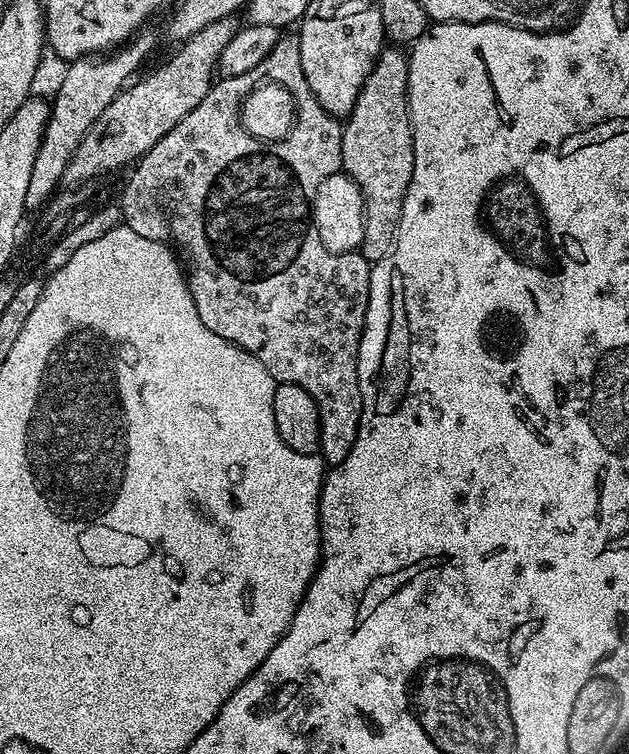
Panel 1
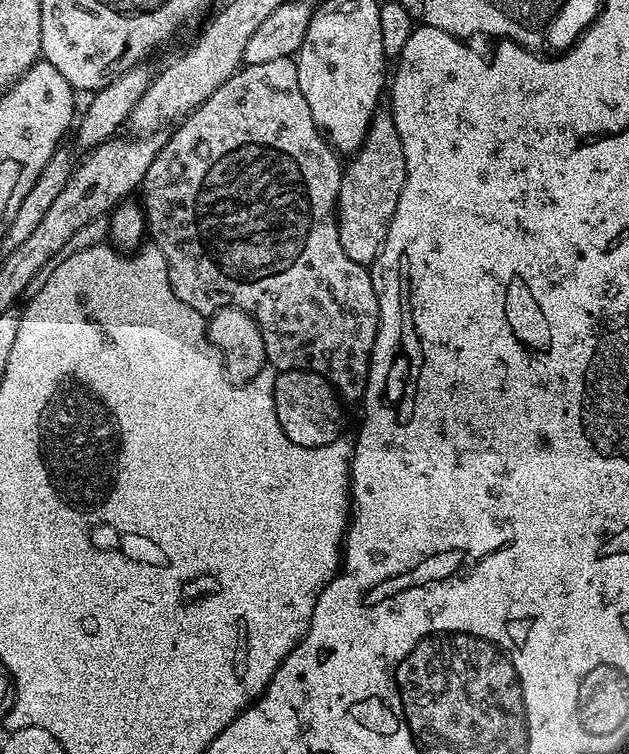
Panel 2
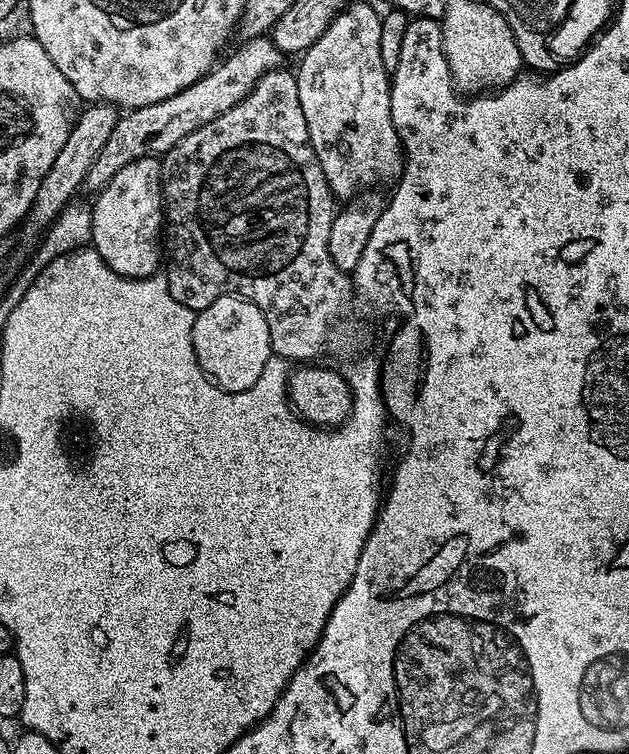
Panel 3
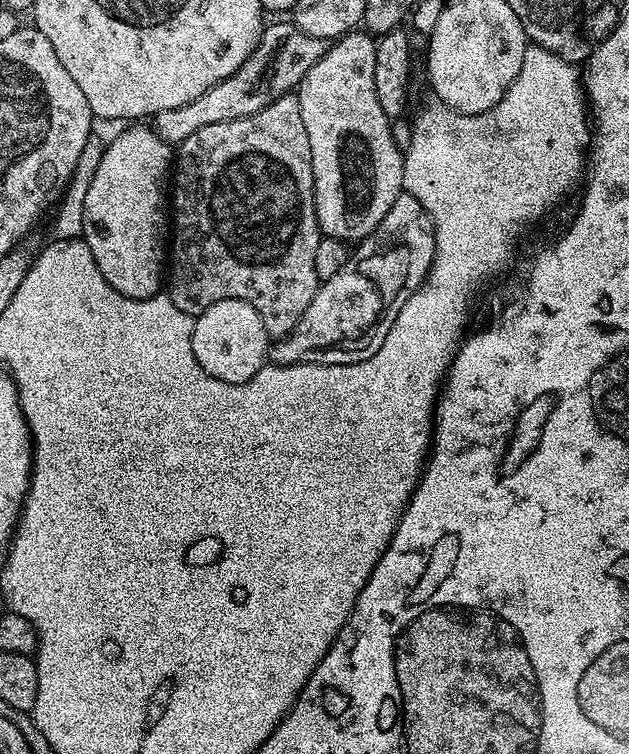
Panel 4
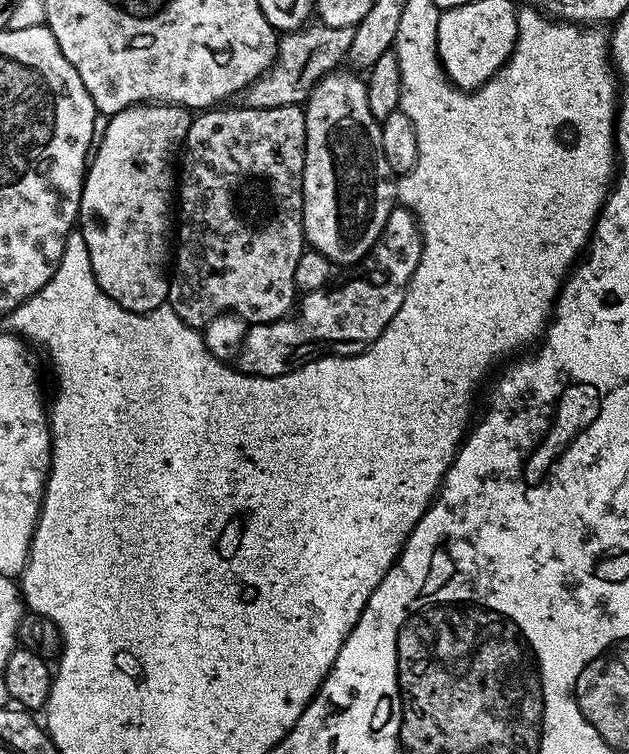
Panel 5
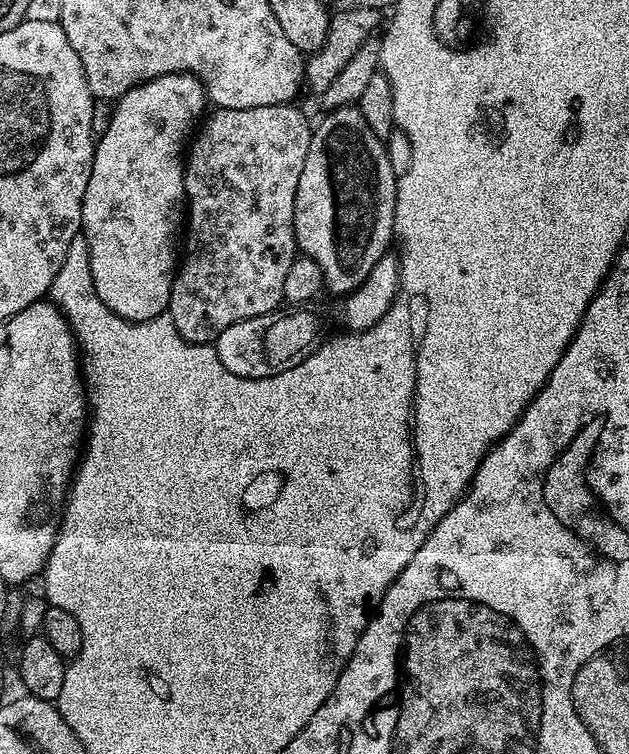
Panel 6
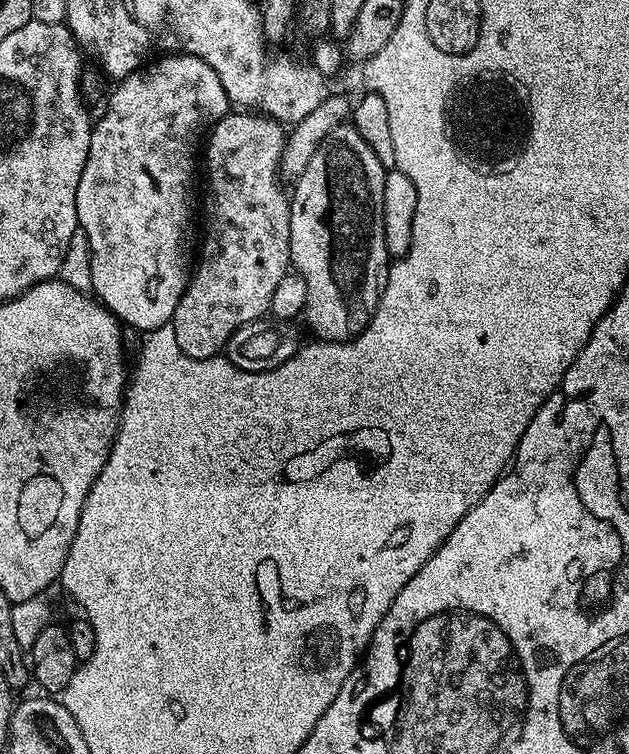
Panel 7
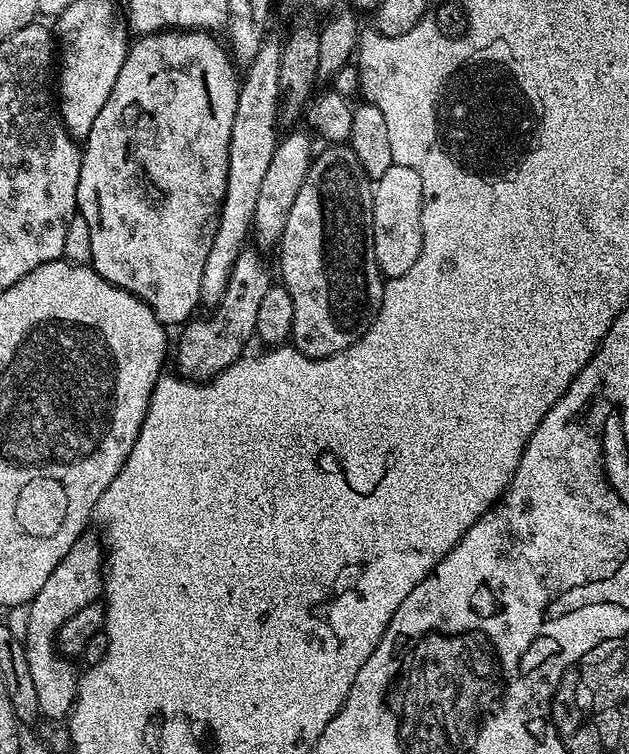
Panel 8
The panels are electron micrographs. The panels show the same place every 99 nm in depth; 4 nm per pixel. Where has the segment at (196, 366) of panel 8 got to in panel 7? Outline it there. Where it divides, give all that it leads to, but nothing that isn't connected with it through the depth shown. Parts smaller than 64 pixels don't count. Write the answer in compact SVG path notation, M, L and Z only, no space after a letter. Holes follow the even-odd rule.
M232 110L227 116L224 116L217 124L212 125L206 136L206 143L202 148L202 168L208 171L208 201L204 204L204 241L198 244L198 256L200 252L200 261L195 261L194 271L191 273L186 290L178 302L171 318L174 338L178 338L178 346L182 354L190 358L205 360L211 356L219 356L228 347L228 339L235 334L242 326L250 322L267 317L270 312L270 298L274 298L274 290L278 287L278 282L290 271L292 259L290 258L290 203L289 193L284 192L285 185L282 183L282 177L279 173L280 160L284 157L284 141L286 139L285 125L279 120L273 120L271 116L263 114L253 114L248 110Z

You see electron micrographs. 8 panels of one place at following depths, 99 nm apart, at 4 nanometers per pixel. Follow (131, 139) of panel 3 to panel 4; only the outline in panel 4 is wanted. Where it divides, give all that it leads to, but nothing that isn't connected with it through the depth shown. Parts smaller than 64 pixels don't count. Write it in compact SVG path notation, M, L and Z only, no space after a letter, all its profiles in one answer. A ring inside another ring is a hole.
M269 23L260 33L260 41L256 43L250 58L246 58L246 62L242 62L242 66L238 66L238 70L234 70L230 78L218 82L218 86L210 86L206 94L194 98L194 102L186 102L186 106L174 106L174 110L156 113L156 132L167 144L178 146L183 140L190 138L190 134L202 130L202 126L214 126L214 122L258 114L258 110L270 106L270 102L295 93L306 78L310 66L314 66L314 62L322 58L325 47L325 41L306 34L295 23Z

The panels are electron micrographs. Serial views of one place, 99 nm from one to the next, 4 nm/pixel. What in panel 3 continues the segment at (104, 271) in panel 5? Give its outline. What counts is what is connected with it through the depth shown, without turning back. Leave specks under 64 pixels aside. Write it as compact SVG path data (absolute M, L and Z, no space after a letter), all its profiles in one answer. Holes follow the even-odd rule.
M147 156L141 160L130 162L126 166L122 166L122 170L118 170L118 174L114 174L114 178L106 185L105 188L100 189L95 193L94 199L91 201L90 207L92 210L92 243L91 247L99 254L106 262L106 266L110 266L110 270L114 270L114 274L125 276L127 280L145 280L147 276L157 275L162 268L162 229L164 226L164 205L162 203L162 164L157 157Z

